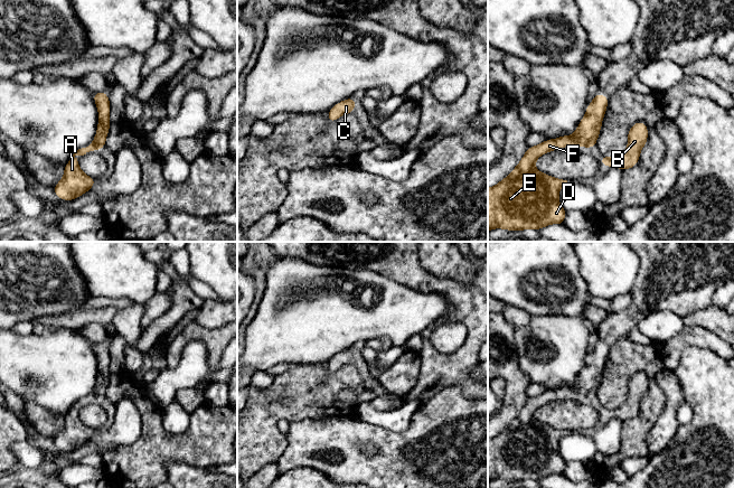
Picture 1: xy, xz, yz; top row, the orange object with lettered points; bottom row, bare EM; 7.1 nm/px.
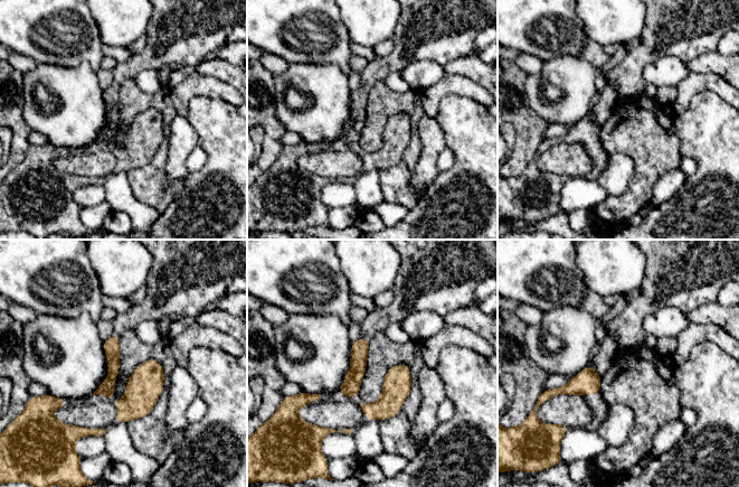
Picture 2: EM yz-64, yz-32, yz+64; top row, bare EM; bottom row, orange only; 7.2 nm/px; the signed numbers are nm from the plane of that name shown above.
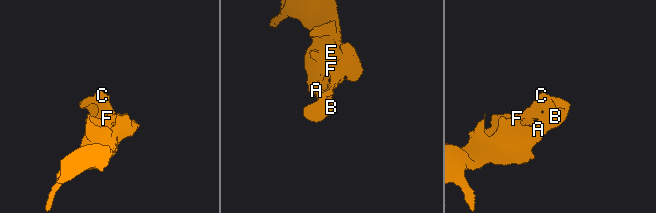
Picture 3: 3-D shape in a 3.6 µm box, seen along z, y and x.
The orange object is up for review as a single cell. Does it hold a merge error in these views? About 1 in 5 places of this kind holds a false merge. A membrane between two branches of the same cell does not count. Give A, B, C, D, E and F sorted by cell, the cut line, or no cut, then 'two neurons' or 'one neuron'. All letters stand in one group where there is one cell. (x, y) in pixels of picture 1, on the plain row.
groups A B C D E F; cut none; one neuron

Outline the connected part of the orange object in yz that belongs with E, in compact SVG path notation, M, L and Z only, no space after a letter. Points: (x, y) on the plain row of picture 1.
M596 344L573 386L566 385L528 397L511 424L488 439L488 482L493 479L539 481L550 475L564 476L566 461L559 456L558 445L567 431L538 422L535 412L566 396L596 398L608 354L604 345Z

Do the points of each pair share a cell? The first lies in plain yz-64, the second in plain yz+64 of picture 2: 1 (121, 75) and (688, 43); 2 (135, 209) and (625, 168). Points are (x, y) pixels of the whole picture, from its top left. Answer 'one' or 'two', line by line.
1: one
2: one

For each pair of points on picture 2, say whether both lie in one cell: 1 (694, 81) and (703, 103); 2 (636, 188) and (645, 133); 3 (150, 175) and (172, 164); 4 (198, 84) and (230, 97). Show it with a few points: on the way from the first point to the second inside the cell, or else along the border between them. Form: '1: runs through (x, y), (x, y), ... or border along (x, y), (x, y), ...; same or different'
1: border along (723, 100), (712, 92), (700, 91), (682, 113); different
2: runs through (645, 175), (645, 147); same
3: border along (168, 140), (167, 177), (171, 183); different
4: runs through (206, 85), (223, 91); same

